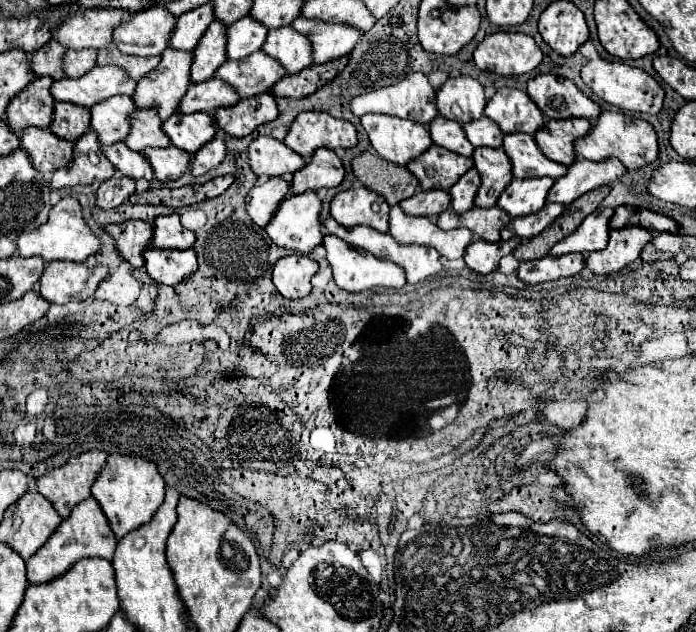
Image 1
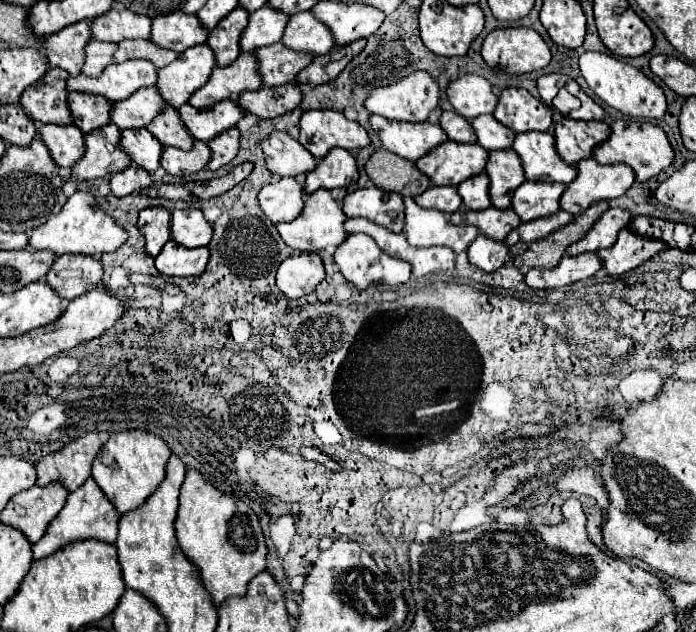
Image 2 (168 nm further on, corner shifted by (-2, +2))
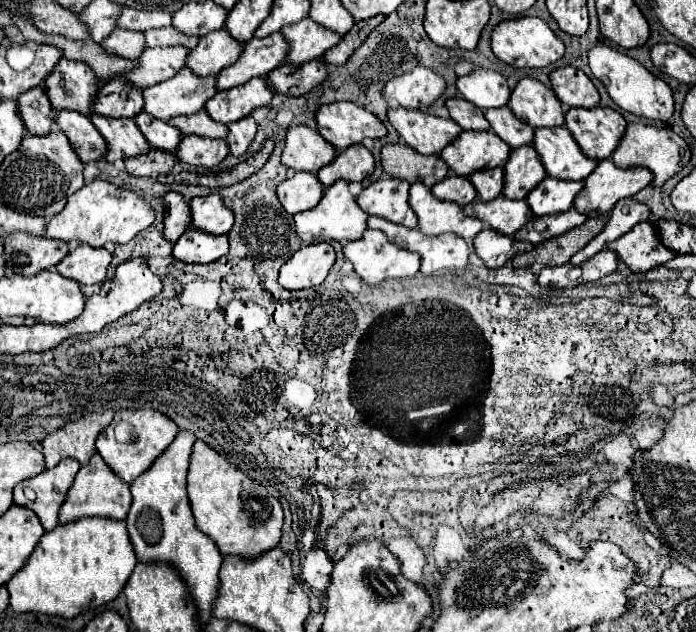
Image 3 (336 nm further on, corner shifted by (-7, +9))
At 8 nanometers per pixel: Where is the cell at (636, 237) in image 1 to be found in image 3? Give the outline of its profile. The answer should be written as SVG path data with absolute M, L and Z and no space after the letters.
M652 220L638 224L626 236L614 240L614 244L608 244L608 250L614 250L634 272L648 272L656 266L664 266L676 256L676 252L670 252L670 248L662 244Z

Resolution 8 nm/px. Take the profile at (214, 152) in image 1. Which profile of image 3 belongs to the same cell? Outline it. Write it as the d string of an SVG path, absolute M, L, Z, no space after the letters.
M246 116L234 124L228 124L230 134L226 138L228 146L230 146L230 154L232 156L244 156L250 142L256 136L256 120L252 116Z

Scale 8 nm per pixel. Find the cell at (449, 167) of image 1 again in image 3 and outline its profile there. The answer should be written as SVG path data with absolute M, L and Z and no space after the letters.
M462 132L452 144L442 150L442 160L458 176L470 176L484 168L502 166L510 156L510 146L488 132Z

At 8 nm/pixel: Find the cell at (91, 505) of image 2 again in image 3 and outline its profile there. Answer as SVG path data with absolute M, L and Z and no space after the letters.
M96 452L86 466L82 466L76 474L76 480L72 488L68 490L66 502L60 508L60 522L72 522L86 516L104 516L114 520L124 520L132 504L130 484L126 484L122 478L118 478L108 464L102 460L102 456Z

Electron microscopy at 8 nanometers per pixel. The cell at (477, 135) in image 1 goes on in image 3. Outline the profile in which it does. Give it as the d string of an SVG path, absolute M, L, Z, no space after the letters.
M508 106L494 108L494 110L490 108L490 110L484 112L484 116L486 116L486 120L490 122L492 130L494 130L506 144L510 144L512 148L530 144L532 138L534 138L534 128L530 128L528 124L524 124L522 120L518 120Z

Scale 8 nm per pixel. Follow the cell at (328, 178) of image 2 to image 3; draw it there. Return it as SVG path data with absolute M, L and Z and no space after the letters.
M354 144L340 152L334 162L324 166L318 172L320 182L328 188L336 180L348 180L348 182L362 182L366 176L374 172L374 156L370 150L366 150L362 144Z

